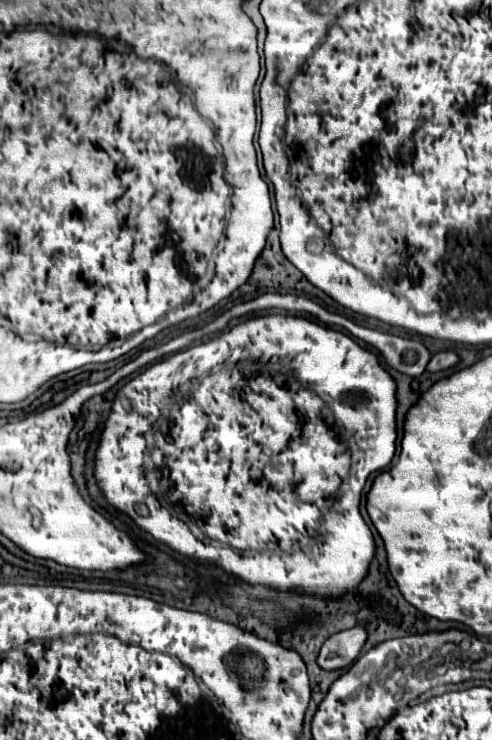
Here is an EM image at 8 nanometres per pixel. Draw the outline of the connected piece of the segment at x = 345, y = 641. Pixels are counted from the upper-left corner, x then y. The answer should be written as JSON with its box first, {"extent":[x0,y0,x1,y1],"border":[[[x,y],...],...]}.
{"extent":[316,626,366,672],"border":[[[360,626],[338,632],[324,642],[320,650],[322,654],[318,654],[316,662],[326,672],[346,670],[348,666],[354,664],[354,660],[358,660],[364,642],[366,642],[366,630]]]}

